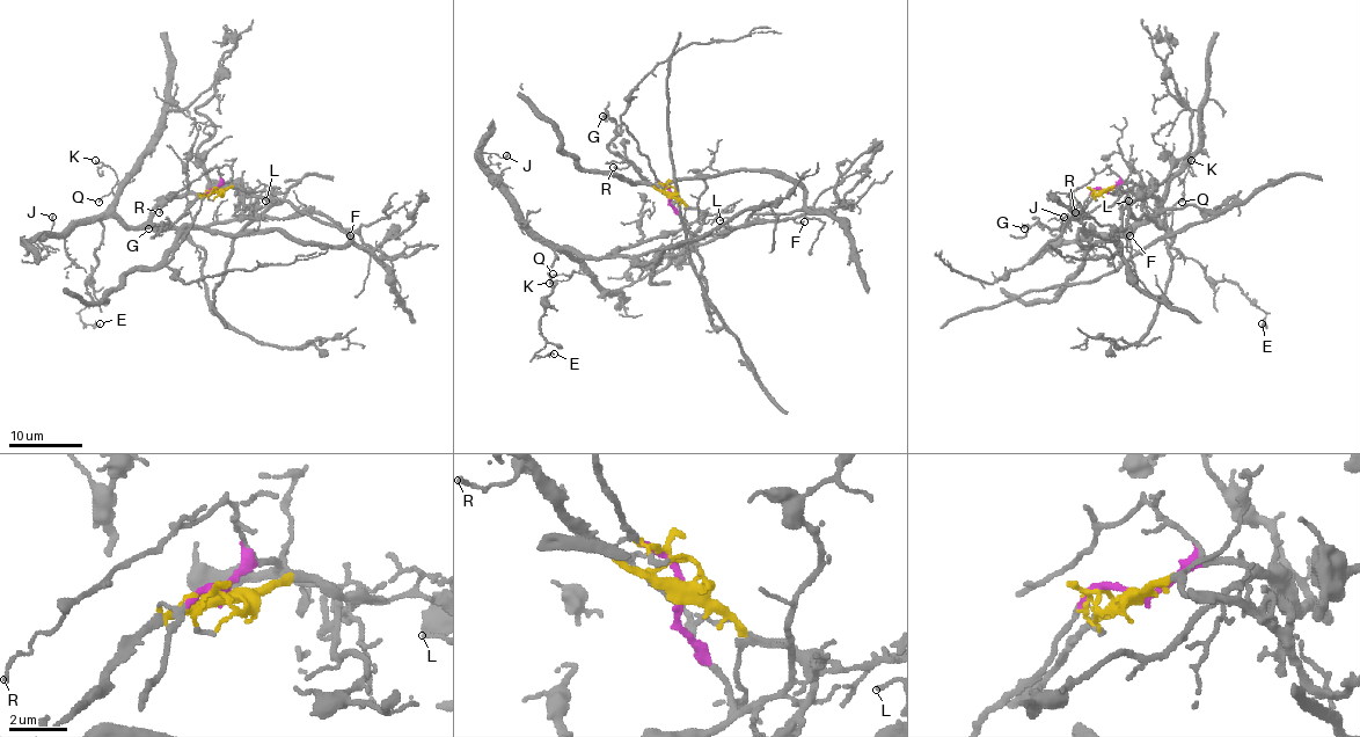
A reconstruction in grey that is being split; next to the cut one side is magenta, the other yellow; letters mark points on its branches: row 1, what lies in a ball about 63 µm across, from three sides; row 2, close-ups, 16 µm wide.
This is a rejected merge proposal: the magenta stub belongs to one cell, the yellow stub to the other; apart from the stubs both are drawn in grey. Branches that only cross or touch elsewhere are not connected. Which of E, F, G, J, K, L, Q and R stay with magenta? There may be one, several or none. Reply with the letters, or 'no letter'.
E, F, J, K, L, Q, R

